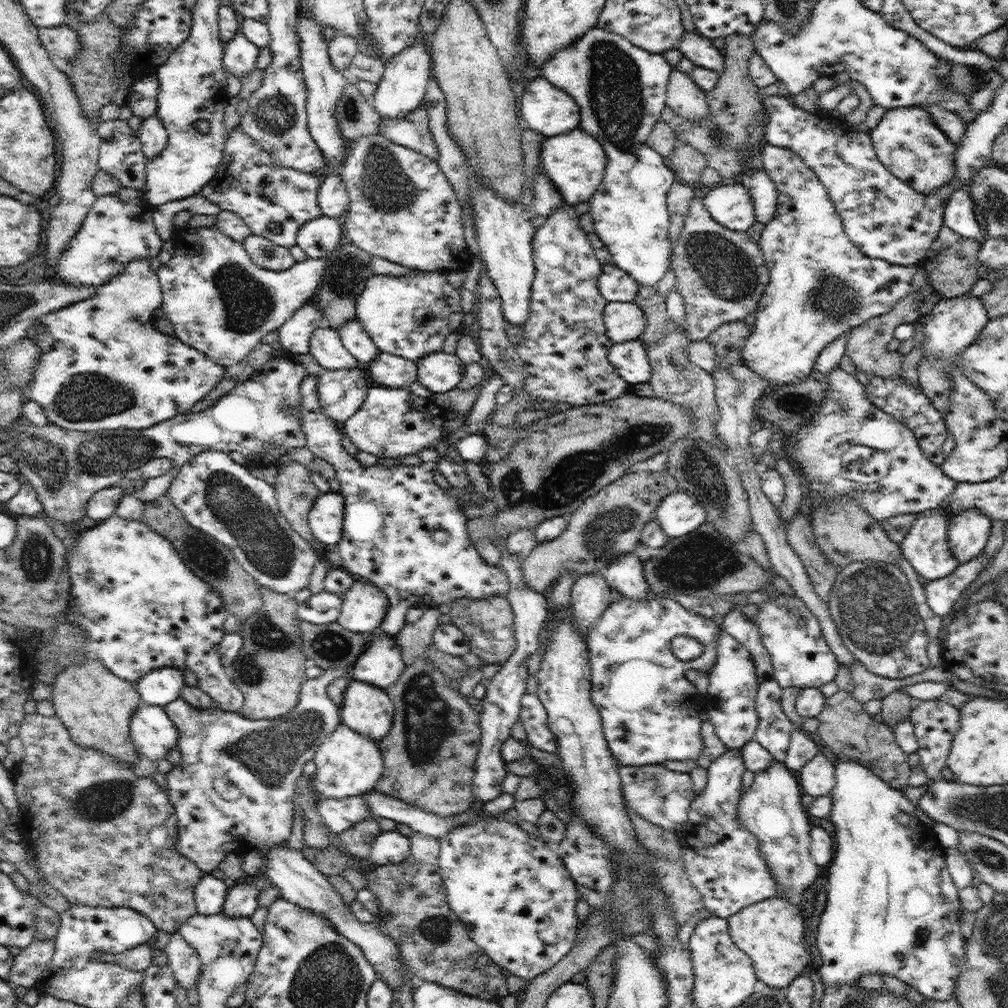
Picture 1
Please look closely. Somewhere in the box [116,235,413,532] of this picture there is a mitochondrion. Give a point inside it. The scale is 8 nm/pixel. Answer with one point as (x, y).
(247, 303)

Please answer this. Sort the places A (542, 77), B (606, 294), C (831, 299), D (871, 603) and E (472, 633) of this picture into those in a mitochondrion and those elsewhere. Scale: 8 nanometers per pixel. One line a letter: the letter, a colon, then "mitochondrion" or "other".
A: other
B: other
C: mitochondrion
D: mitochondrion
E: other

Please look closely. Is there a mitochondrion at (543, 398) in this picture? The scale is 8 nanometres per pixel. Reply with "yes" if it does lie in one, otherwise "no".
no

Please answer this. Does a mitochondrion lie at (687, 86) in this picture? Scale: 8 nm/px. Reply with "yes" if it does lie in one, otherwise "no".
no

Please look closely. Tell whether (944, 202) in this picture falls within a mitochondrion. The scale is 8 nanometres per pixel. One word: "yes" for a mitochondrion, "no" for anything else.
no

